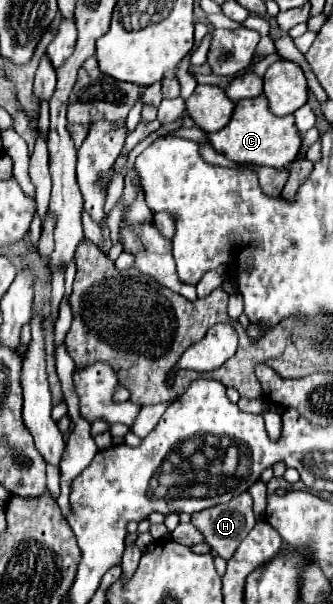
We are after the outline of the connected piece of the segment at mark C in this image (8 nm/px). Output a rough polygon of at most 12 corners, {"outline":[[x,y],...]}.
{"outline":[[264,96],[236,104],[208,134],[238,164],[286,168],[302,138]]}

